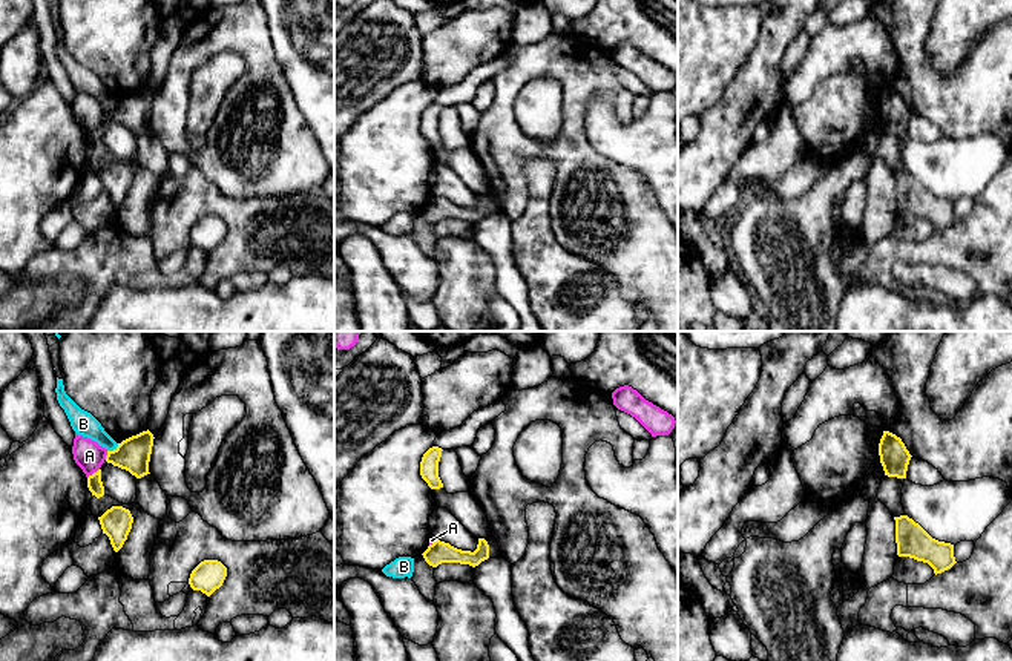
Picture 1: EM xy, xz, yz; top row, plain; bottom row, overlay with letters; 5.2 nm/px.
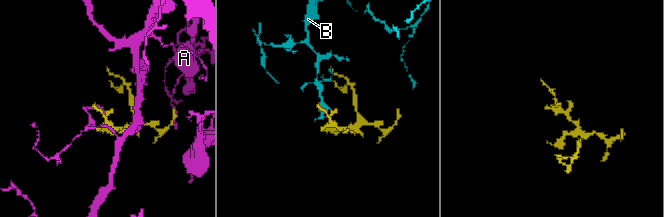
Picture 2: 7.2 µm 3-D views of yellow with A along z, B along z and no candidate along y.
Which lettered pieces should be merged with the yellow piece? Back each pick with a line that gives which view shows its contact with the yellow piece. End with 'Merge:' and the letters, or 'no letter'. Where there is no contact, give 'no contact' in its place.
Merge: no letter

